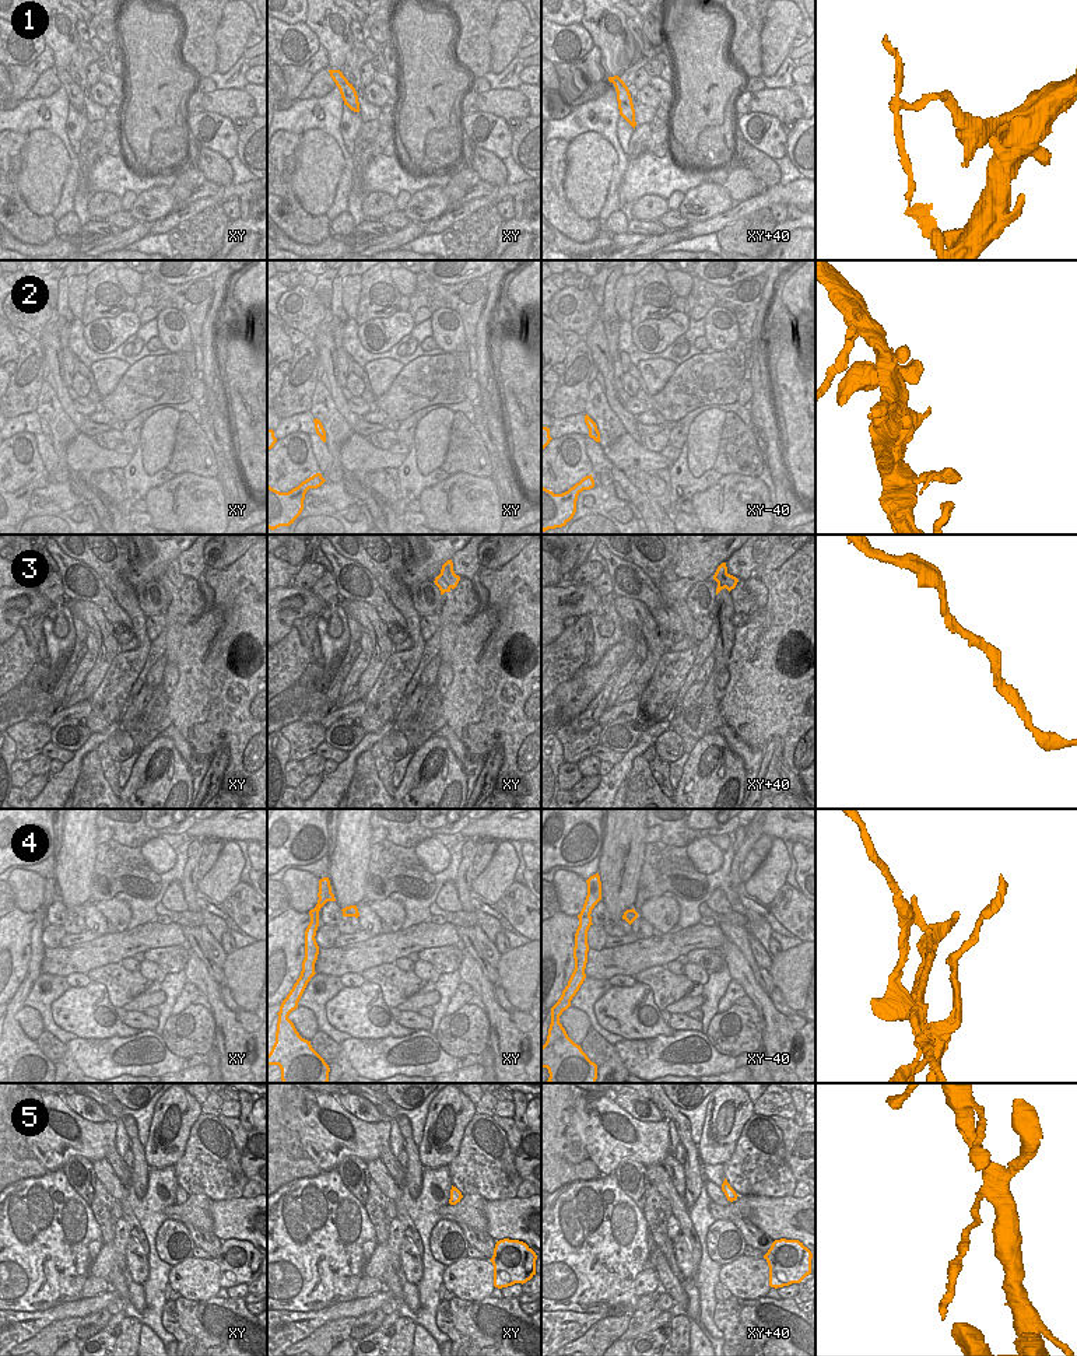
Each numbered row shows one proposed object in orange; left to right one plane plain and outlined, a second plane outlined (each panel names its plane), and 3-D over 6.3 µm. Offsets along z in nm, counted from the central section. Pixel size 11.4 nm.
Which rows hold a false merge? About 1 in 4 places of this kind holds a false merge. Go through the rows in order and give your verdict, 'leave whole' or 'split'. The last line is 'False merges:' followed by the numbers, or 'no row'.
1: split
2: leave whole
3: leave whole
4: split
5: split
False merges: 1, 4, 5

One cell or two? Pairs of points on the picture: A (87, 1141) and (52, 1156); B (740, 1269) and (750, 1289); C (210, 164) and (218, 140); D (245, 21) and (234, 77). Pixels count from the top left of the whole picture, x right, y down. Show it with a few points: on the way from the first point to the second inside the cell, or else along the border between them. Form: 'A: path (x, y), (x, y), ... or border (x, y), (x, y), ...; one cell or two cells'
A: path (77, 1142), (63, 1142), (59, 1146); one cell
B: path (744, 1274), (750, 1285); one cell
C: border (202, 146), (216, 150), (227, 160); two cells
D: border (241, 56), (227, 72), (217, 72); two cells

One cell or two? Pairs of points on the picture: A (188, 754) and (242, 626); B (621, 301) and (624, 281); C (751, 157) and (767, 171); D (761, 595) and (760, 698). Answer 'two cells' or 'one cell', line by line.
A: two cells
B: one cell
C: one cell
D: two cells

